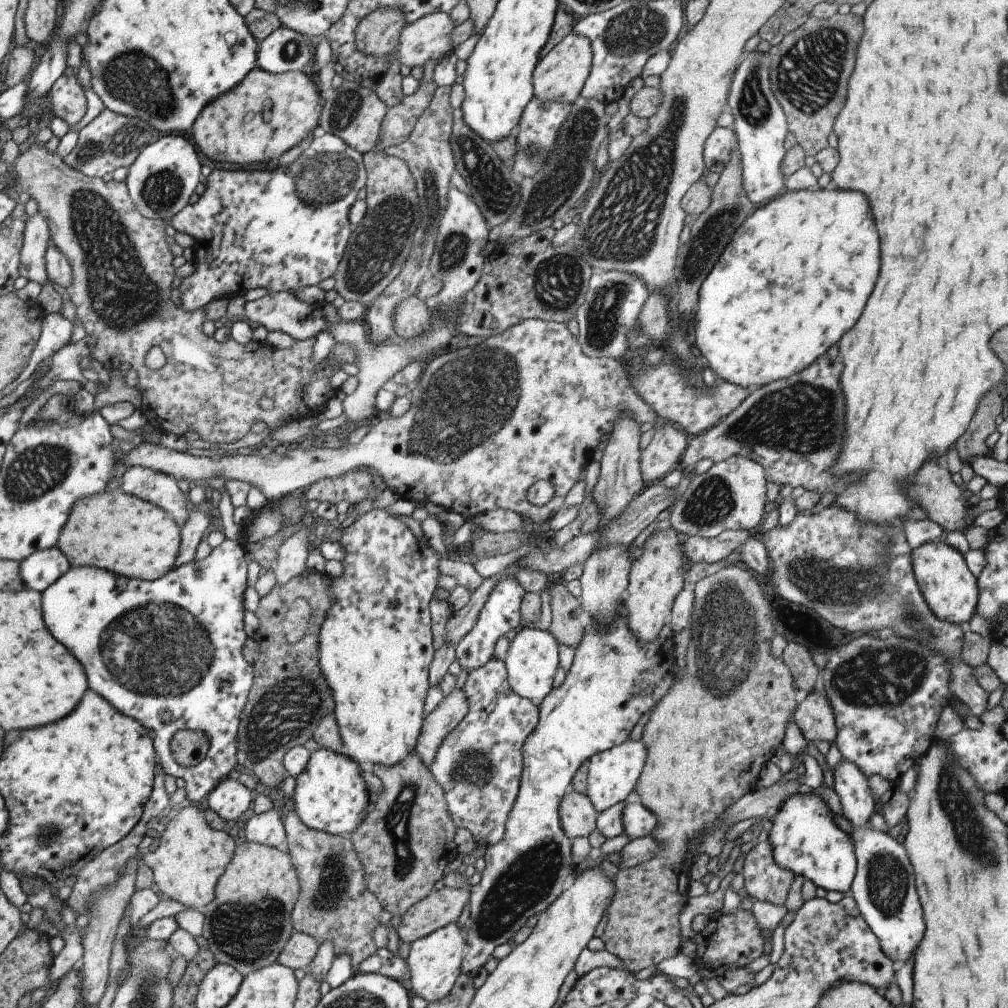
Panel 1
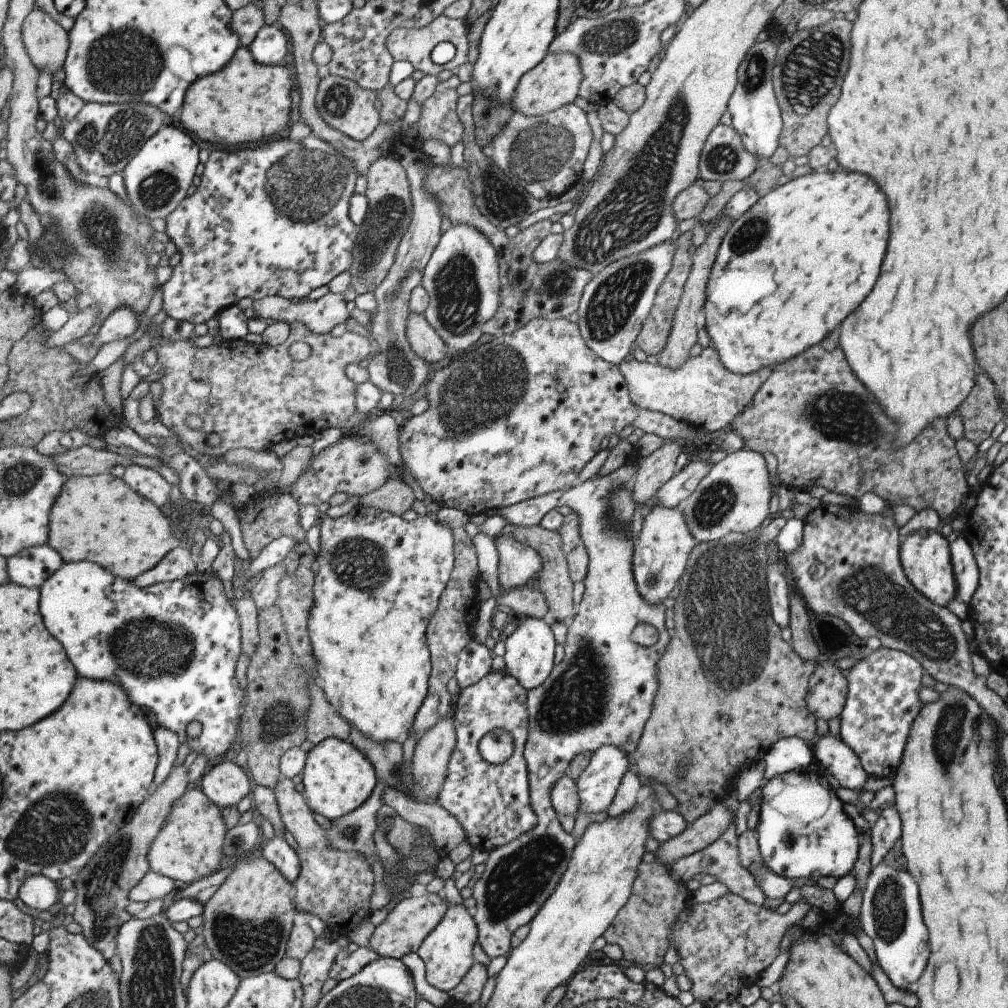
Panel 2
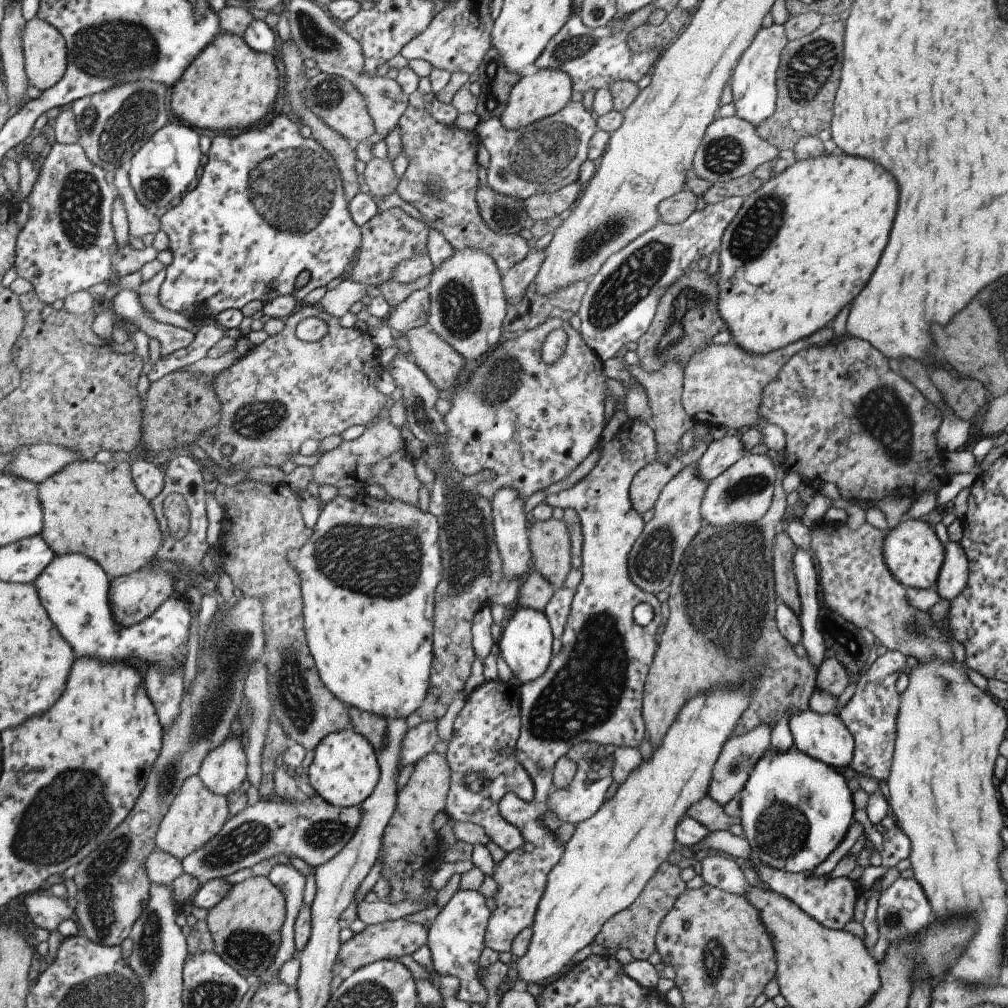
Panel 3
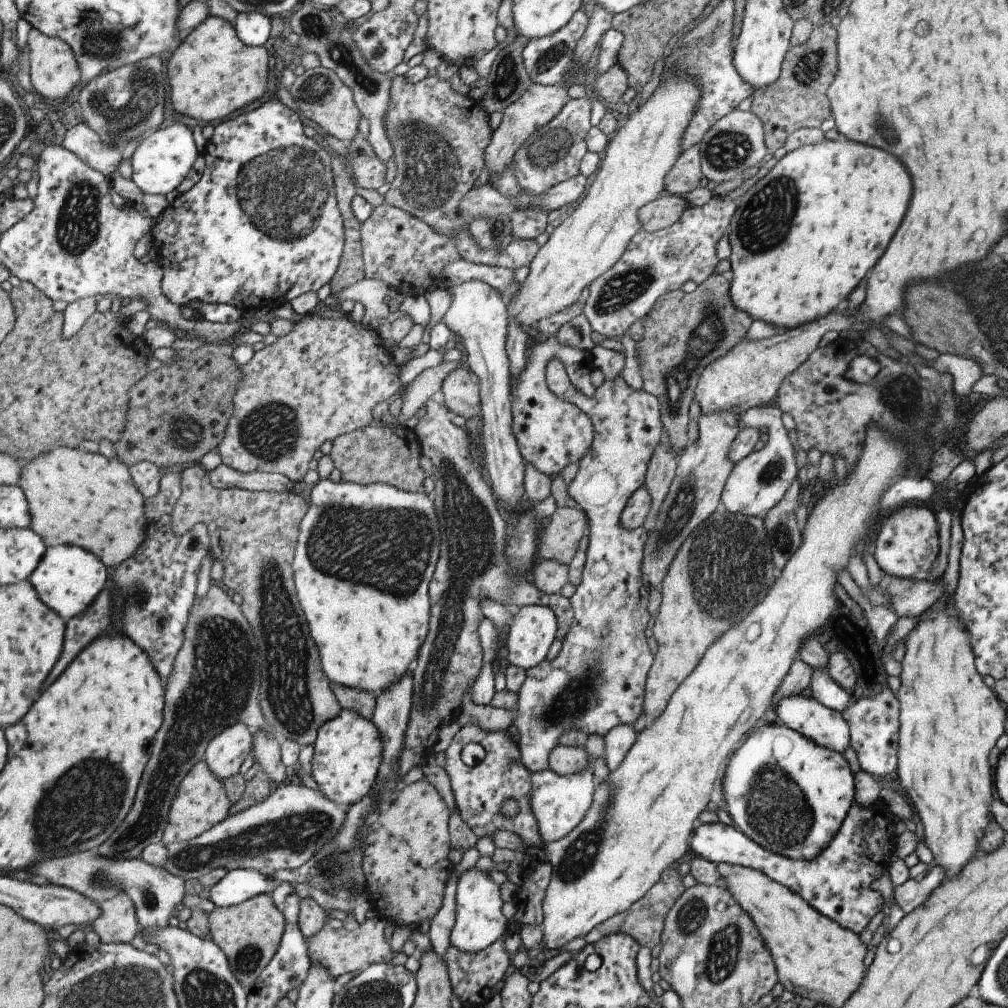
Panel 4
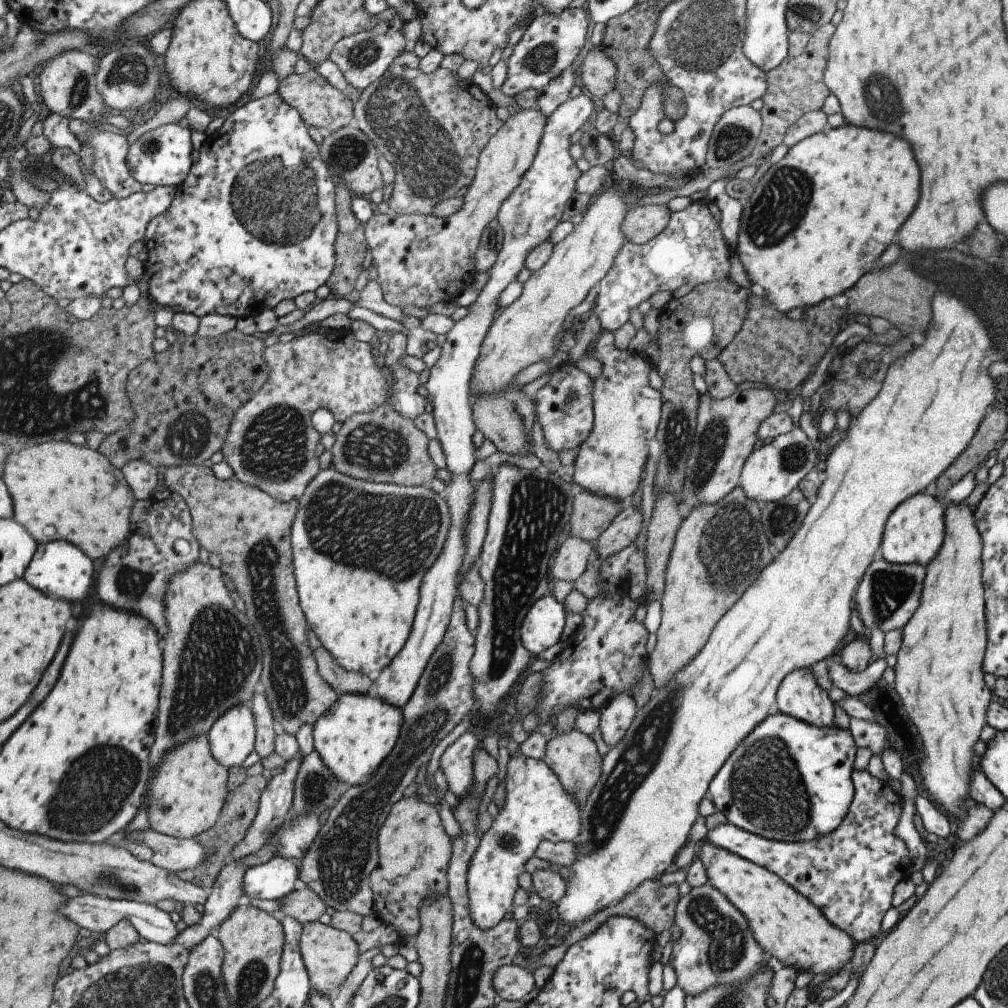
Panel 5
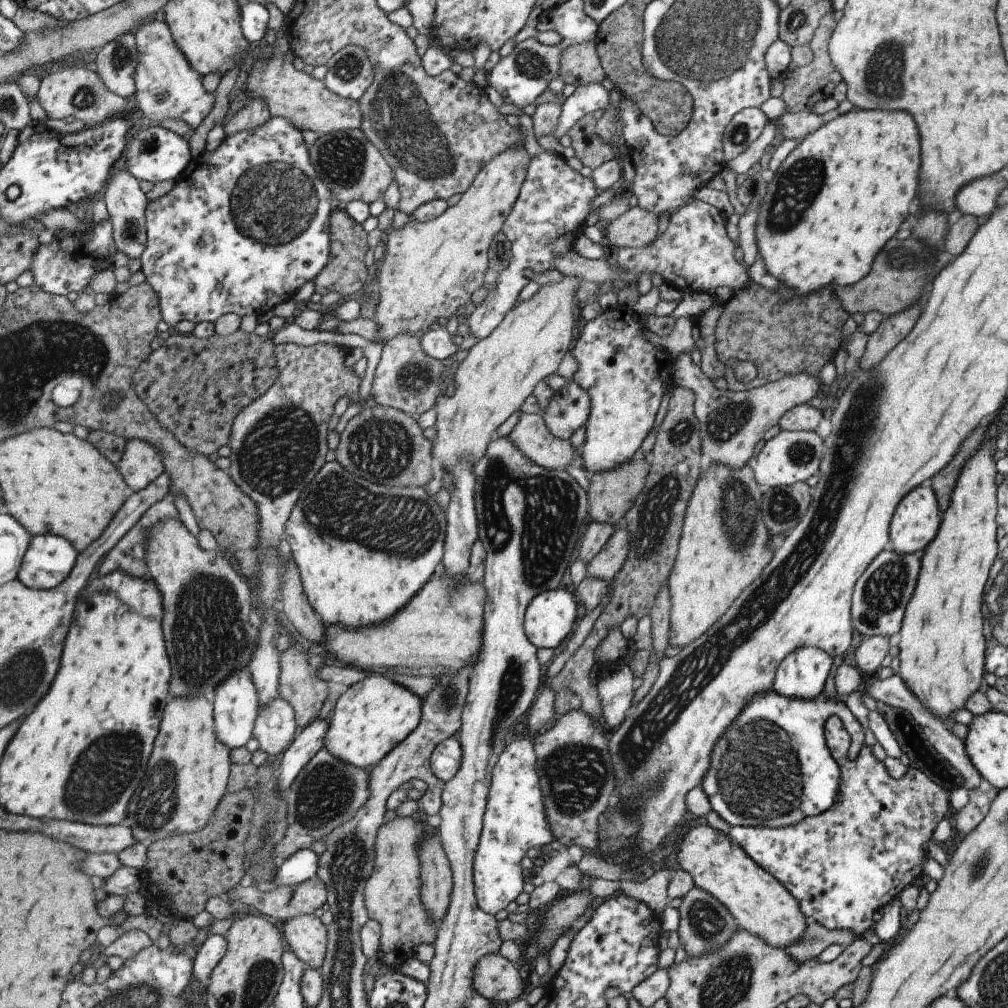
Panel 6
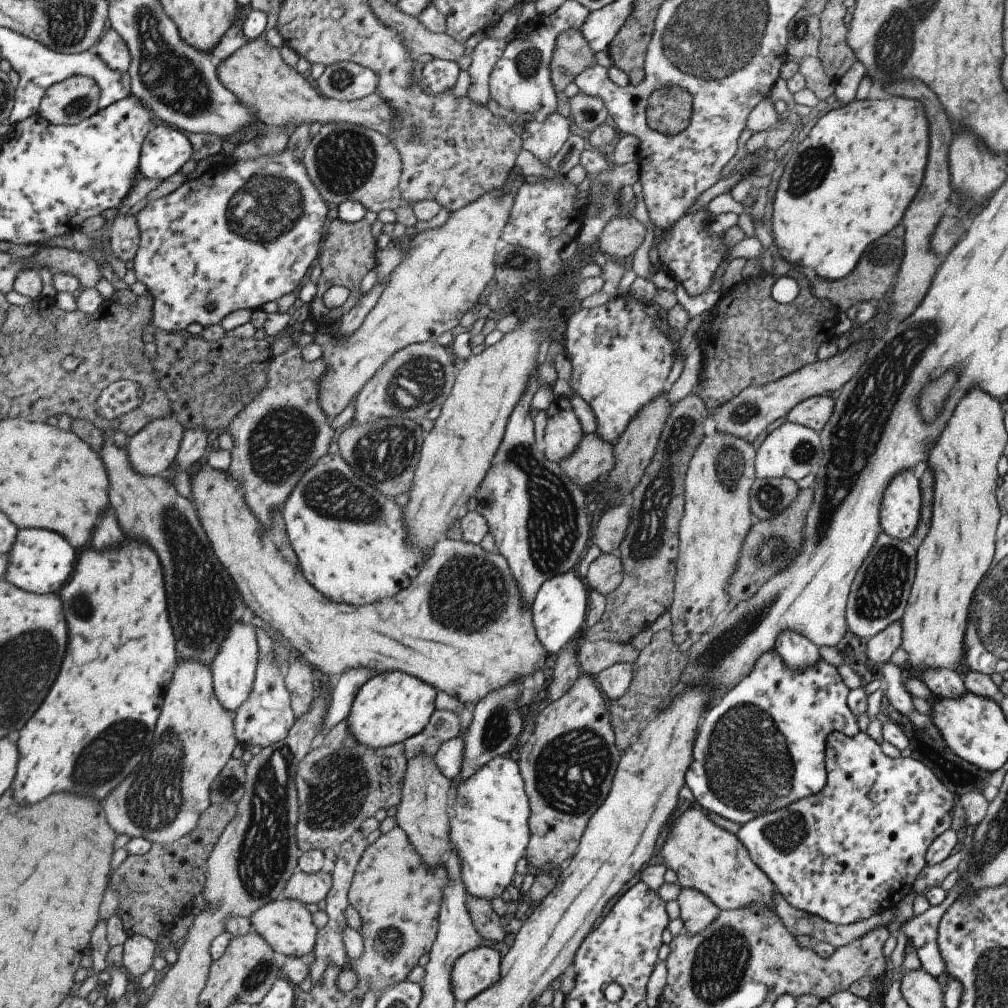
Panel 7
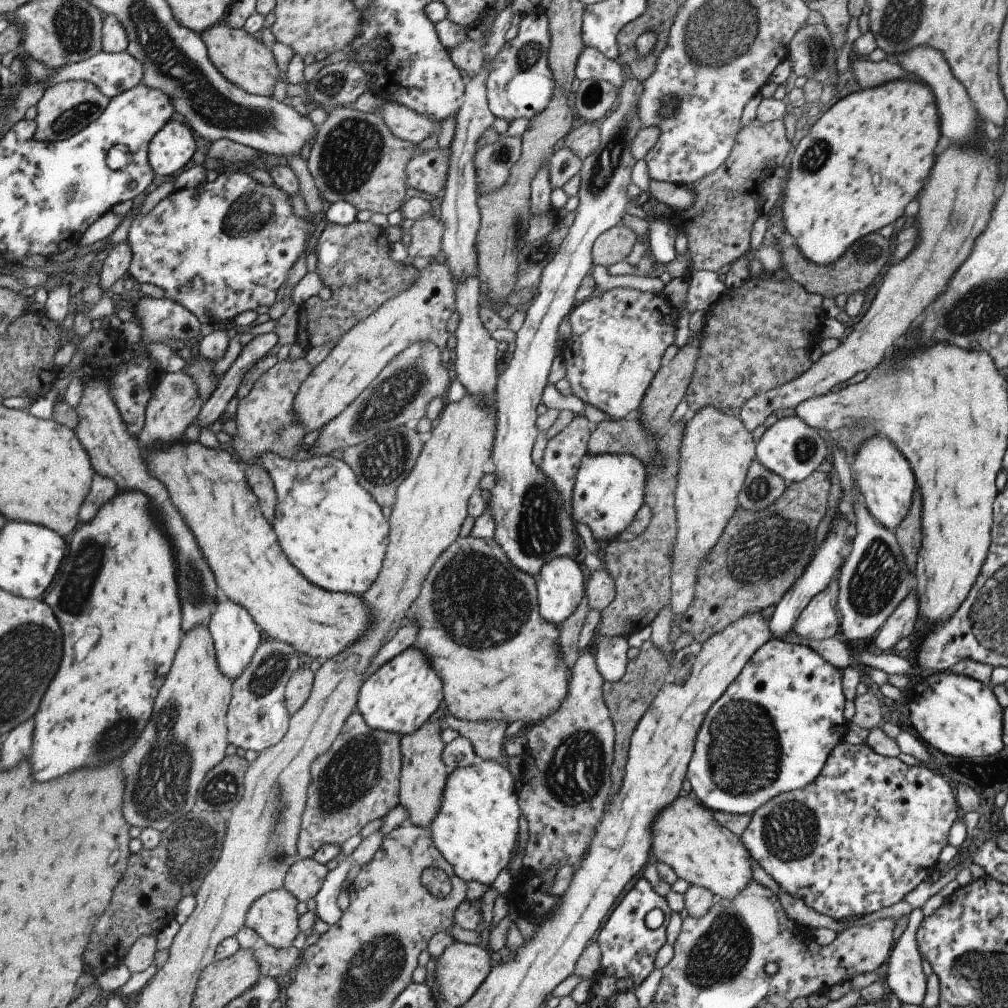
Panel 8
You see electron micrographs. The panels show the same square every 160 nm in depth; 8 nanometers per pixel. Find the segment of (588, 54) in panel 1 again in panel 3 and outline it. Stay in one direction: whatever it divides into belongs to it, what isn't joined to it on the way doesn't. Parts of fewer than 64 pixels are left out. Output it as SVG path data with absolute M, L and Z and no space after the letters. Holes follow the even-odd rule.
M537 68L531 76L523 76L515 82L509 92L503 114L498 120L507 130L517 130L521 126L527 126L561 110L569 102L571 92L571 78L565 72L551 68Z

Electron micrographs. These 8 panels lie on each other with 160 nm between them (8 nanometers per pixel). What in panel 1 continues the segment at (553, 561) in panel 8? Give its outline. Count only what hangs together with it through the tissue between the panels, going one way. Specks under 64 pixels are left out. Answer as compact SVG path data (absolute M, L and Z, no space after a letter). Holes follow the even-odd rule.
M524 627L508 644L504 662L506 679L515 694L539 702L551 688L553 675L558 667L557 642L548 631Z

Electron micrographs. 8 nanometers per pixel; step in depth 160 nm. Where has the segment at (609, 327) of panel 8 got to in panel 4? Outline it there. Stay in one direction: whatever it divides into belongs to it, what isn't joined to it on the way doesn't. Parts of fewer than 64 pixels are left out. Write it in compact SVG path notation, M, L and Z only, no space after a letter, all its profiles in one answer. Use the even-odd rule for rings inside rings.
M551 356L545 364L545 382L561 402L573 402L589 416L593 422L594 438L591 447L578 461L575 476L567 485L568 496L573 498L588 521L588 546L581 583L568 600L573 621L556 658L549 662L544 659L528 669L517 693L517 711L512 725L519 732L517 750L520 764L530 773L548 768L550 751L558 744L559 736L567 730L577 728L583 729L586 736L592 733L603 736L617 725L632 726L642 712L644 685L652 664L652 655L647 647L648 638L645 638L645 629L651 621L646 610L650 590L644 585L641 573L647 533L642 527L631 531L623 529L619 525L619 518L631 494L643 485L653 448L664 438L657 398L642 389L633 390L621 375L613 380L603 380L601 386L594 390L593 396L585 397L571 388L559 358Z

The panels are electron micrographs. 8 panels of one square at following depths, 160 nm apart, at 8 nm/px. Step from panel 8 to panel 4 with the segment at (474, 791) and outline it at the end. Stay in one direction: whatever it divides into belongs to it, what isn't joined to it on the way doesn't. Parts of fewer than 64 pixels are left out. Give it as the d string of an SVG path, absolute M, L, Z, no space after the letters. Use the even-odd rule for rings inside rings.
M549 768L531 773L530 784L528 806L533 819L536 820L539 839L544 844L560 840L579 825L589 809L595 786L590 770L573 775L557 775ZM469 868L458 877L455 892L455 922L449 932L448 946L463 954L475 954L509 932L509 924L501 913L499 886L489 879L485 870Z

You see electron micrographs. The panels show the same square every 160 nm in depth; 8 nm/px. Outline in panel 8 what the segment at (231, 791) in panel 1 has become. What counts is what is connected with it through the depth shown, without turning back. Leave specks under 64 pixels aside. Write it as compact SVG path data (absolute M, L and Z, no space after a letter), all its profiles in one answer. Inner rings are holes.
M219 599L212 606L206 624L214 644L214 653L219 670L233 680L248 663L257 645L264 635L259 626L253 622L251 615L238 604L233 604L229 599Z

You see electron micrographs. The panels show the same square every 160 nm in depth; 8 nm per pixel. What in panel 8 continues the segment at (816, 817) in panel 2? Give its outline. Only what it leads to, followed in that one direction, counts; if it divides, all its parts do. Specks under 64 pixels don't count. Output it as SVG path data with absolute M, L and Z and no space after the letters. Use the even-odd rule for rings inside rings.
M769 639L760 646L743 666L741 672L725 689L725 692L711 705L703 717L703 722L697 729L692 753L686 768L685 777L689 780L690 790L697 800L710 811L726 812L736 815L751 815L764 802L782 792L800 789L810 783L821 770L829 751L841 741L848 723L844 719L842 708L845 698L842 695L842 669L831 666L822 656L819 656L810 646L804 644L787 644L778 639Z

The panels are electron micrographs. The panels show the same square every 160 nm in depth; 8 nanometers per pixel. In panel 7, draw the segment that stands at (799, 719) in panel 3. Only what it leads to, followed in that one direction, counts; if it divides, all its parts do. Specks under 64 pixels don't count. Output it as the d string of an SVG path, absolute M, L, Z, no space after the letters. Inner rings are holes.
M779 630L774 650L791 672L803 672L807 666L815 666L815 662L821 662L817 646L793 630Z

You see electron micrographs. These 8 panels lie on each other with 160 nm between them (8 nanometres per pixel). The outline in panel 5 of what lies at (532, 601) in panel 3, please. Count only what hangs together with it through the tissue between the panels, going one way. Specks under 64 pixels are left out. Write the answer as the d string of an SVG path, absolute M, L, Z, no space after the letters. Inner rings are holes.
M569 536L557 548L548 576L551 582L574 582L585 571L591 543Z

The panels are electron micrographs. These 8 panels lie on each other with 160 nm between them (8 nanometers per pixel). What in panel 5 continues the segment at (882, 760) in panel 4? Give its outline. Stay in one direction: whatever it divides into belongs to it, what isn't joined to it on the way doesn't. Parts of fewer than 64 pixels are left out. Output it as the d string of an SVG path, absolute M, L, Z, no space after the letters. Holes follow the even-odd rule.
M849 718L847 726L856 748L869 748L871 756L876 755L881 758L881 750L889 748L889 738L883 728L883 724L877 724L877 720L858 720Z

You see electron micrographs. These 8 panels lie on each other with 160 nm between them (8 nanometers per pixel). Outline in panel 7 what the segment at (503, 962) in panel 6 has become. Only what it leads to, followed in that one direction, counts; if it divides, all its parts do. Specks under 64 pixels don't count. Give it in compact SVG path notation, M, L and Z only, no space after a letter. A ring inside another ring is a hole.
M482 945L464 952L453 961L451 990L459 1007L499 980L499 962L499 952Z

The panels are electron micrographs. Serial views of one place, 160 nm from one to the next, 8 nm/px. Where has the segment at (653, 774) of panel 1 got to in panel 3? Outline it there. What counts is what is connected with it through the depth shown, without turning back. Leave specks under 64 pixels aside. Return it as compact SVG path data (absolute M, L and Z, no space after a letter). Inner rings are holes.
M783 473L777 474L770 508L767 510L767 512L765 512L765 514L763 514L763 517L760 520L747 524L723 526L723 528L717 528L703 522L703 526L701 526L700 530L697 532L697 534L695 534L693 540L687 544L687 548L684 551L681 562L679 562L678 570L675 572L671 583L669 583L666 588L669 598L664 604L663 623L665 628L663 628L661 635L657 636L656 648L654 651L654 656L652 657L652 664L648 669L648 674L643 686L641 713L642 720L644 721L644 728L646 734L648 735L648 740L651 746L657 746L657 744L661 744L661 740L663 740L663 736L665 736L665 730L667 730L667 726L671 726L671 722L675 722L675 716L677 716L677 712L681 710L681 706L683 706L683 704L685 704L689 698L693 698L695 694L705 694L705 692L711 692L711 688L713 688L713 686L719 686L719 688L723 688L723 686L731 686L733 682L739 682L739 678L741 678L741 676L743 676L747 670L755 668L757 664L763 664L765 668L761 670L761 676L759 676L759 678L757 678L757 682L753 684L753 694L751 694L751 700L747 702L747 708L745 708L745 710L741 712L741 716L737 718L737 724L735 724L733 732L727 736L727 740L729 740L729 738L735 738L735 736L743 736L745 732L749 732L749 730L757 728L757 724L761 724L761 722L763 722L763 724L767 724L769 728L773 728L773 726L777 724L777 721L780 720L784 714L787 715L789 720L789 718L791 718L795 712L801 712L801 710L807 710L807 708L809 708L809 696L811 696L811 692L813 692L815 683L815 668L809 664L807 656L803 656L803 658L801 658L795 655L791 644L789 644L789 642L787 642L787 640L785 640L785 638L779 634L775 626L775 622L773 622L773 610L775 610L775 604L773 604L773 598L775 598L775 594L773 594L772 574L773 538L775 536L775 526L777 526L777 524L779 524L779 522L785 518L787 512L789 511L789 507L786 504L787 494L783 491L781 484L782 477ZM663 862L655 874L647 880L647 884L643 886L641 893L628 908L617 912L611 916L601 926L601 930L593 943L603 948L607 948L609 952L615 952L618 949L629 950L636 960L646 961L647 957L655 951L654 938L656 936L659 924L662 919L671 911L675 900L686 890L686 884L680 878L680 869L676 864Z

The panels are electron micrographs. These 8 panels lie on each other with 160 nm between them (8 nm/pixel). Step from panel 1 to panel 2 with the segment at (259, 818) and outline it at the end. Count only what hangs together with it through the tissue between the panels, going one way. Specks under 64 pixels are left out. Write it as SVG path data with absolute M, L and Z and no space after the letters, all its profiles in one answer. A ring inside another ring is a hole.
M274 834L272 839L262 842L259 839L262 857L293 886L299 874L299 859L296 852L287 845L283 837Z

